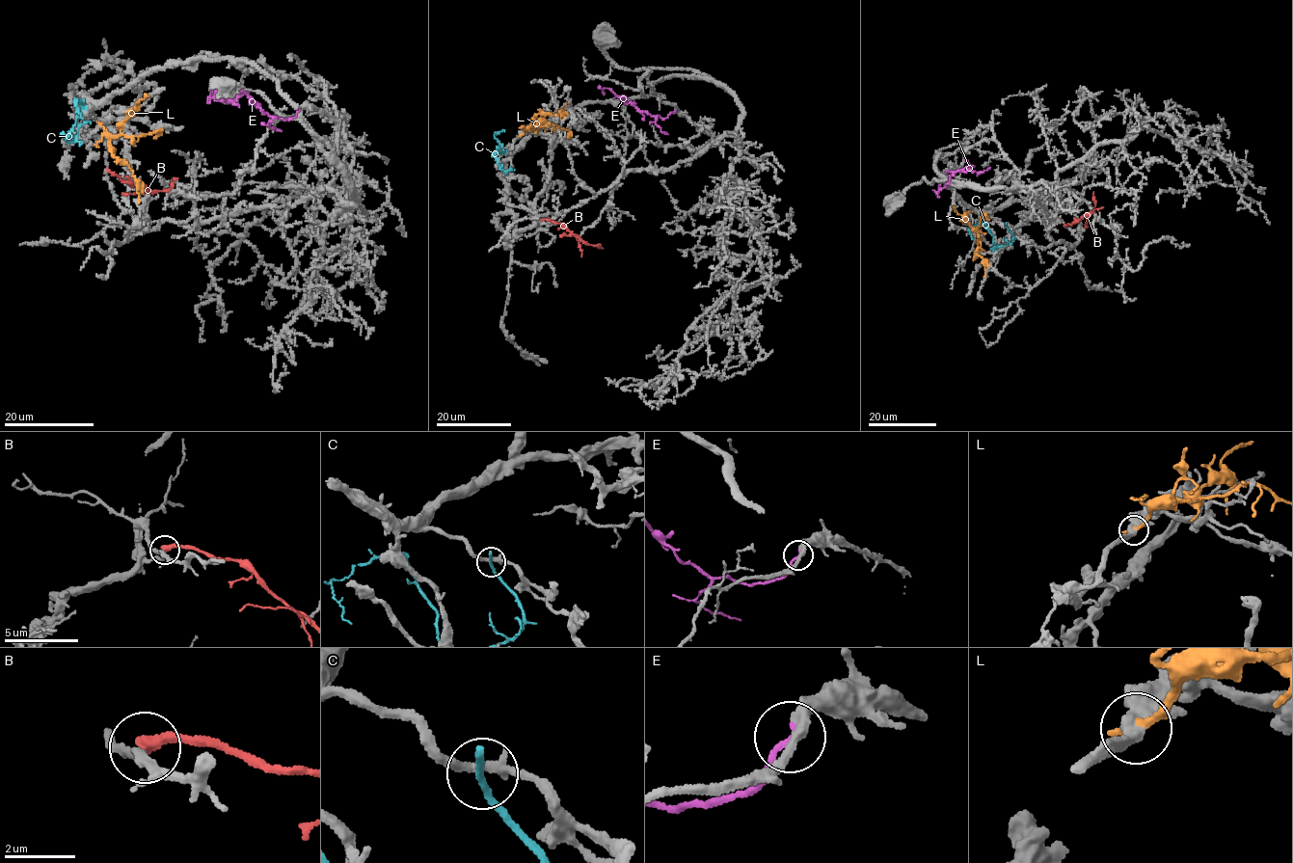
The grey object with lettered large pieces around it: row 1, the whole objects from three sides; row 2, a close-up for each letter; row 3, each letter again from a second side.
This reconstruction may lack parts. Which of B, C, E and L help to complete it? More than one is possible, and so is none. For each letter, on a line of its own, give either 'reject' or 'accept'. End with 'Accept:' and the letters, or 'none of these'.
B: reject
C: reject
E: accept
L: reject
Accept: E

